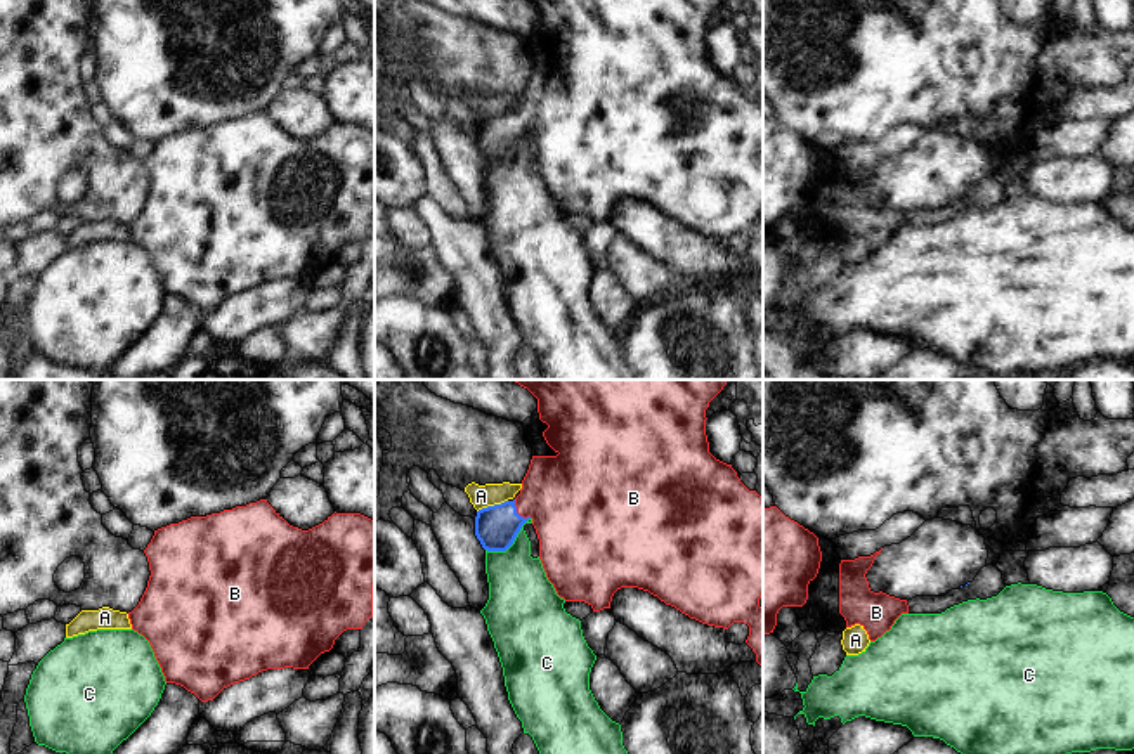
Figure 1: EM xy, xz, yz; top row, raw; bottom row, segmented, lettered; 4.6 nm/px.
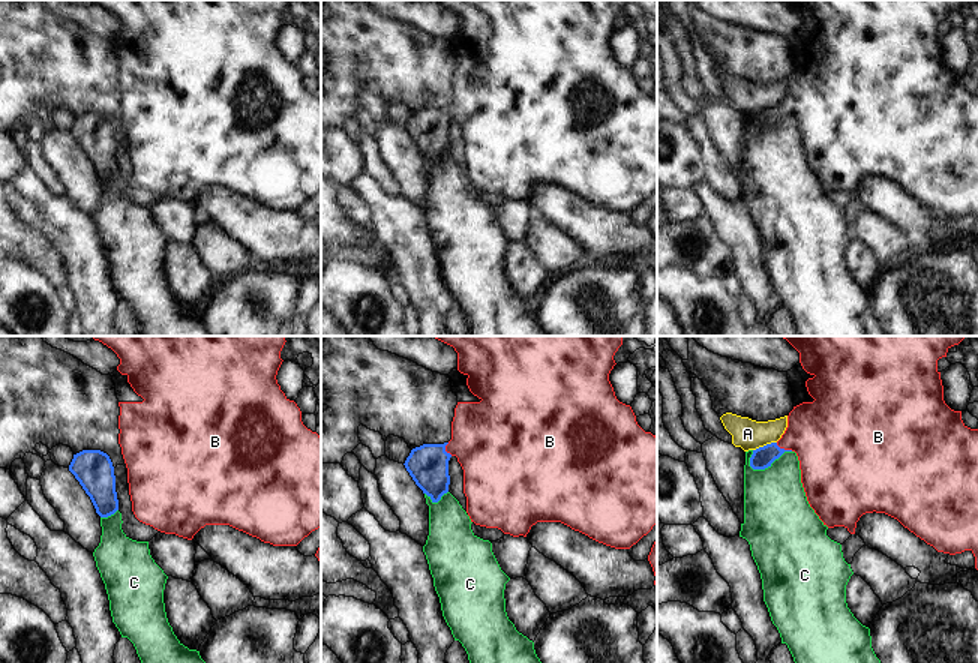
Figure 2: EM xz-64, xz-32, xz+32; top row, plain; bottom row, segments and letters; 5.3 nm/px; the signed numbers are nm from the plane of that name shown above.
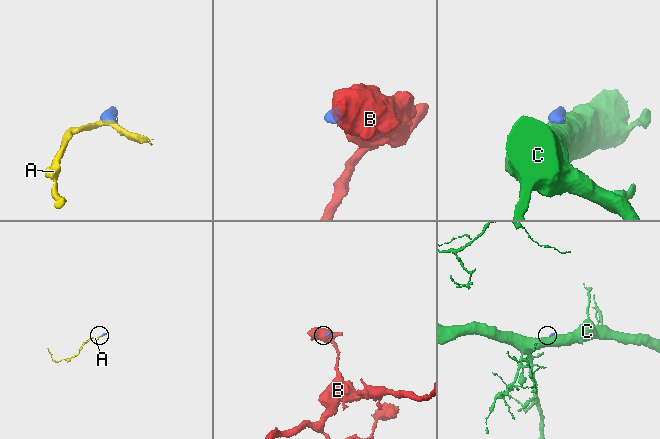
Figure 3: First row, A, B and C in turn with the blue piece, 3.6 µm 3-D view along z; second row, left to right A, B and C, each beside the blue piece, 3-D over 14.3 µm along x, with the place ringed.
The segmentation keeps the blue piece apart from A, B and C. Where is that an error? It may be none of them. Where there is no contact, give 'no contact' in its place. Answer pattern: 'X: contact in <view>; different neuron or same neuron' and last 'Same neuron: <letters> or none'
A: contact in xz; different neuron
B: contact in xz; same neuron
C: contact in xz; different neuron
Same neuron: B

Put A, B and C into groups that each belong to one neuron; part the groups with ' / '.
A / B / C

